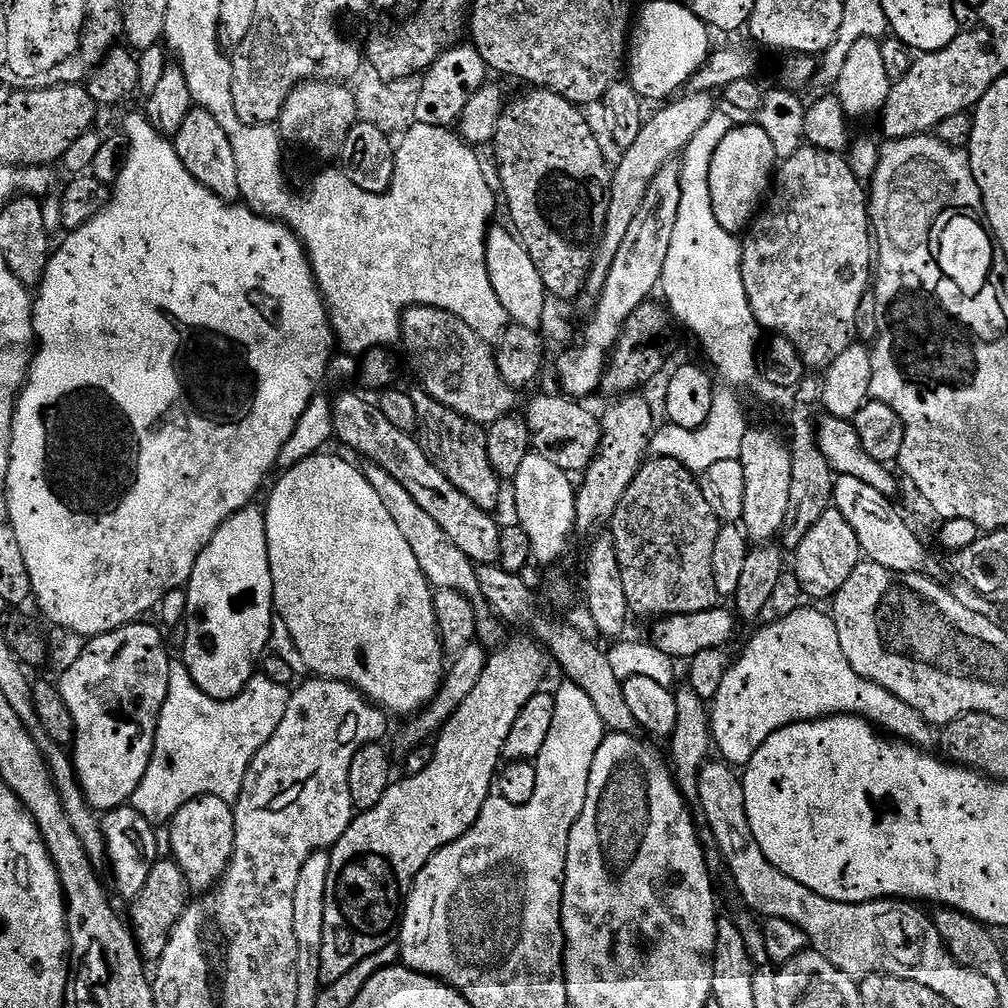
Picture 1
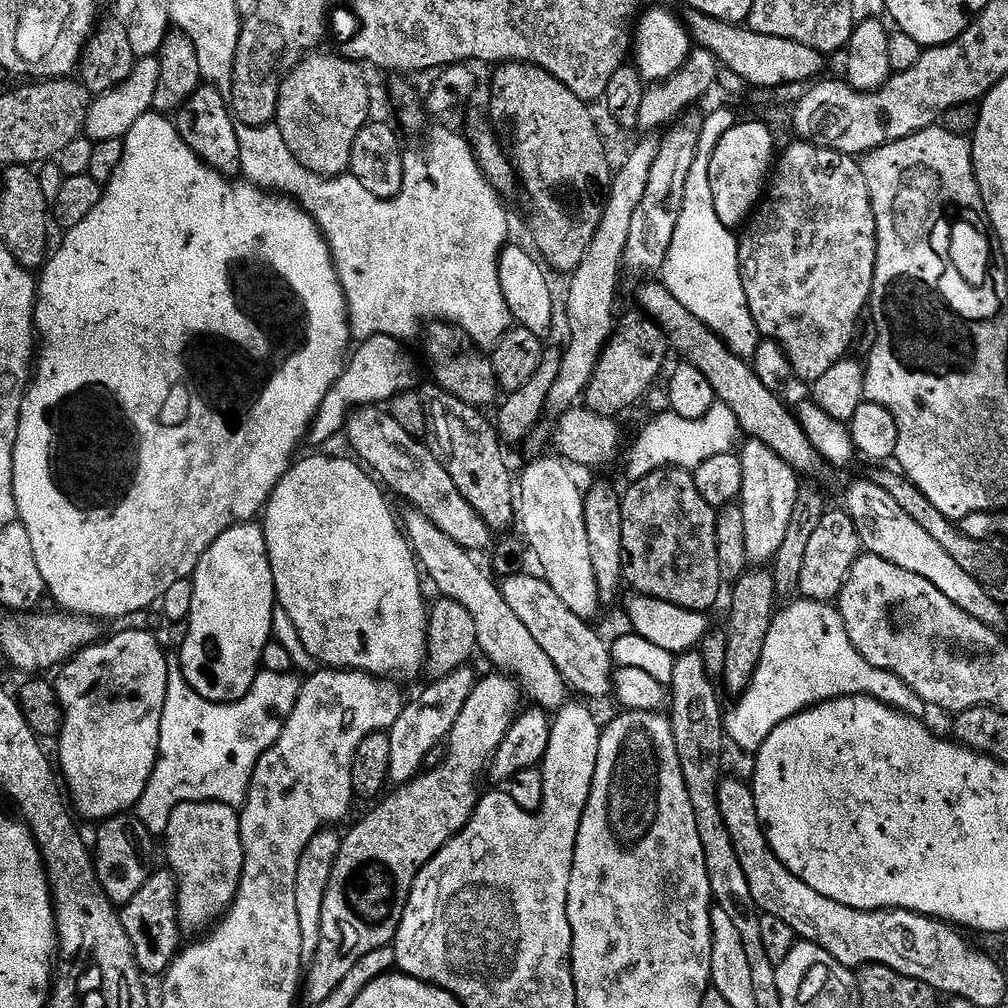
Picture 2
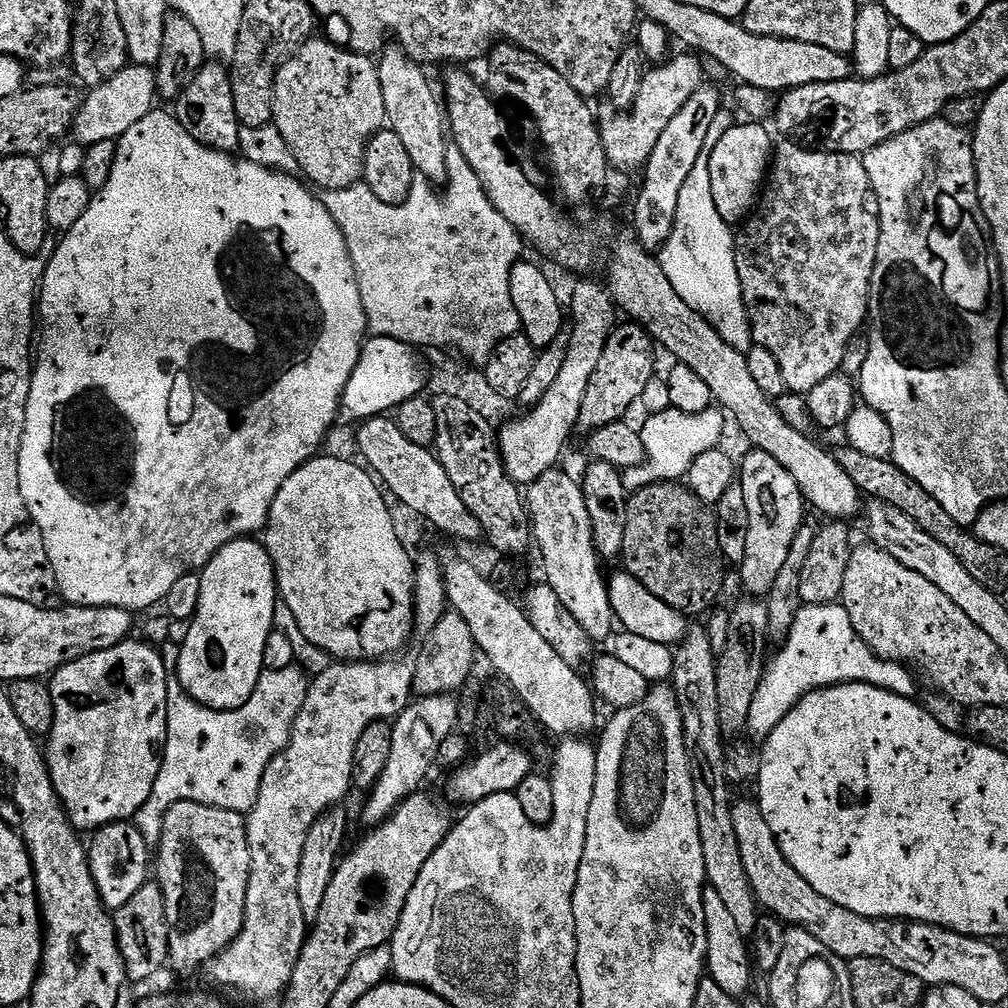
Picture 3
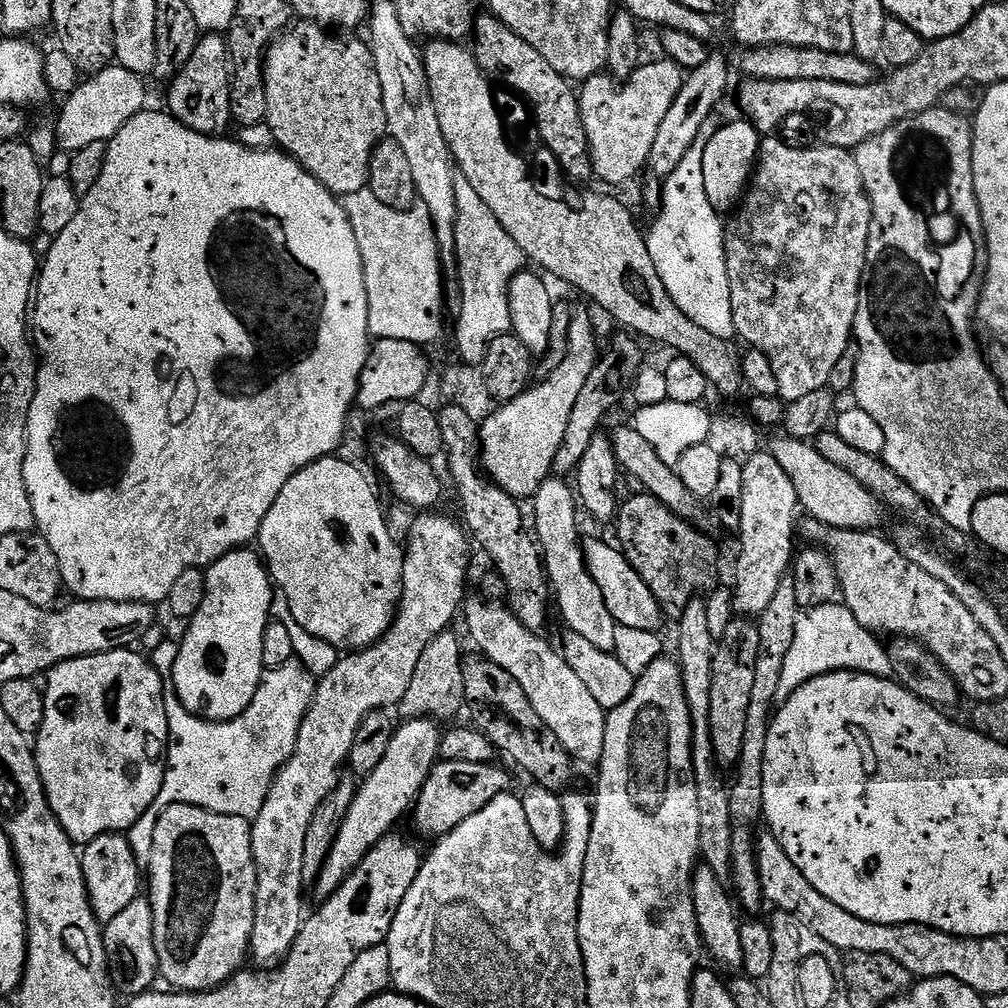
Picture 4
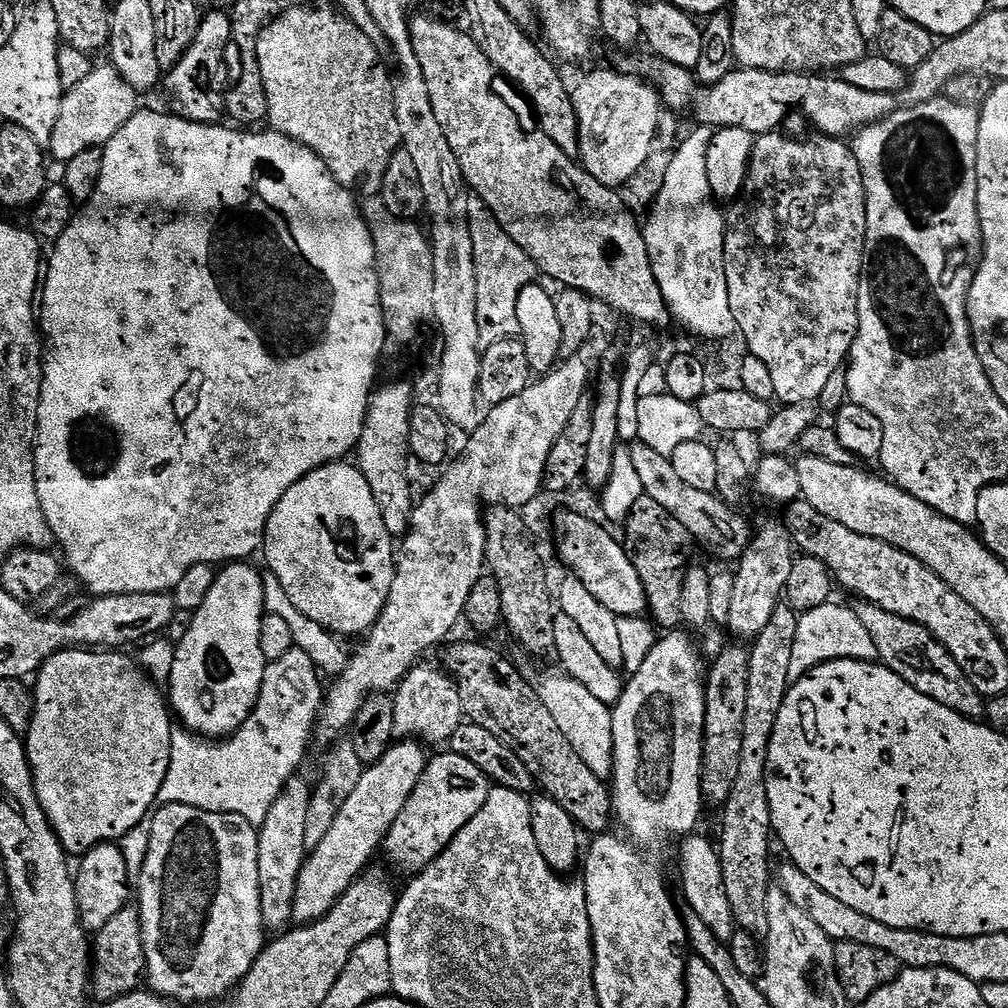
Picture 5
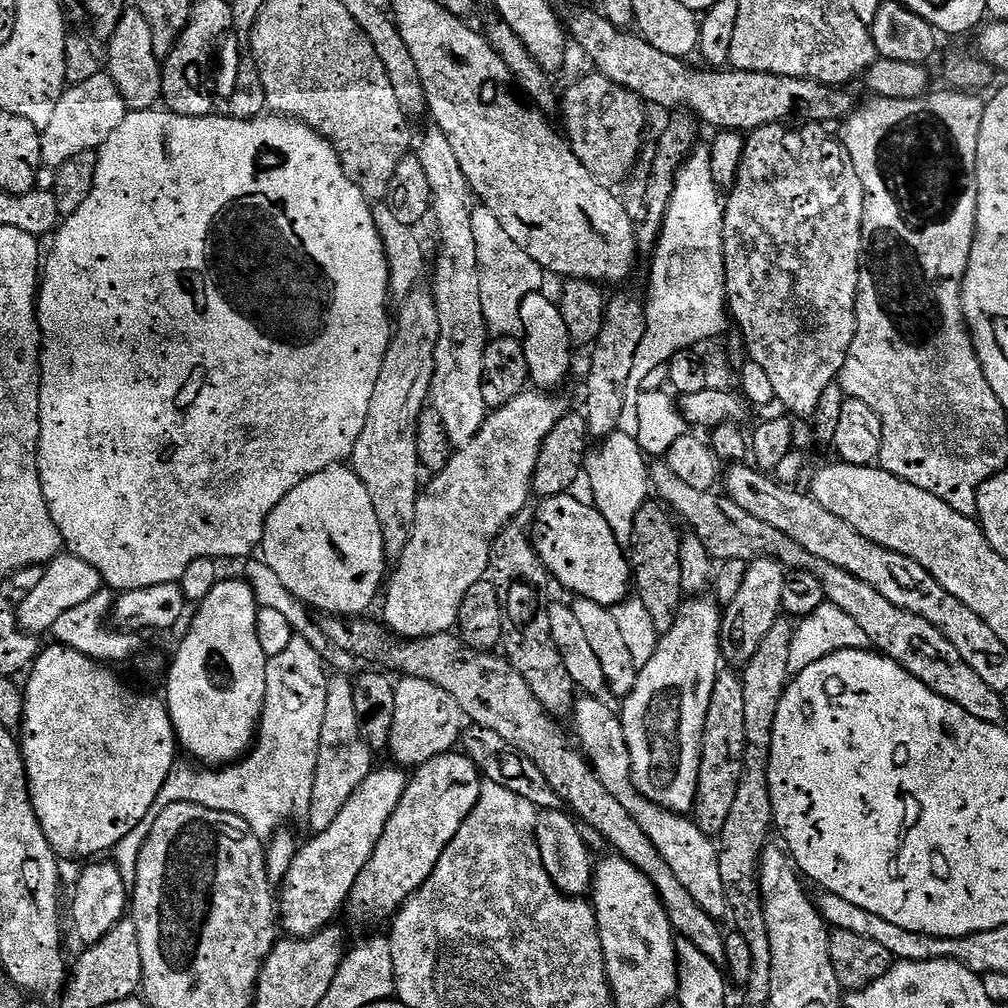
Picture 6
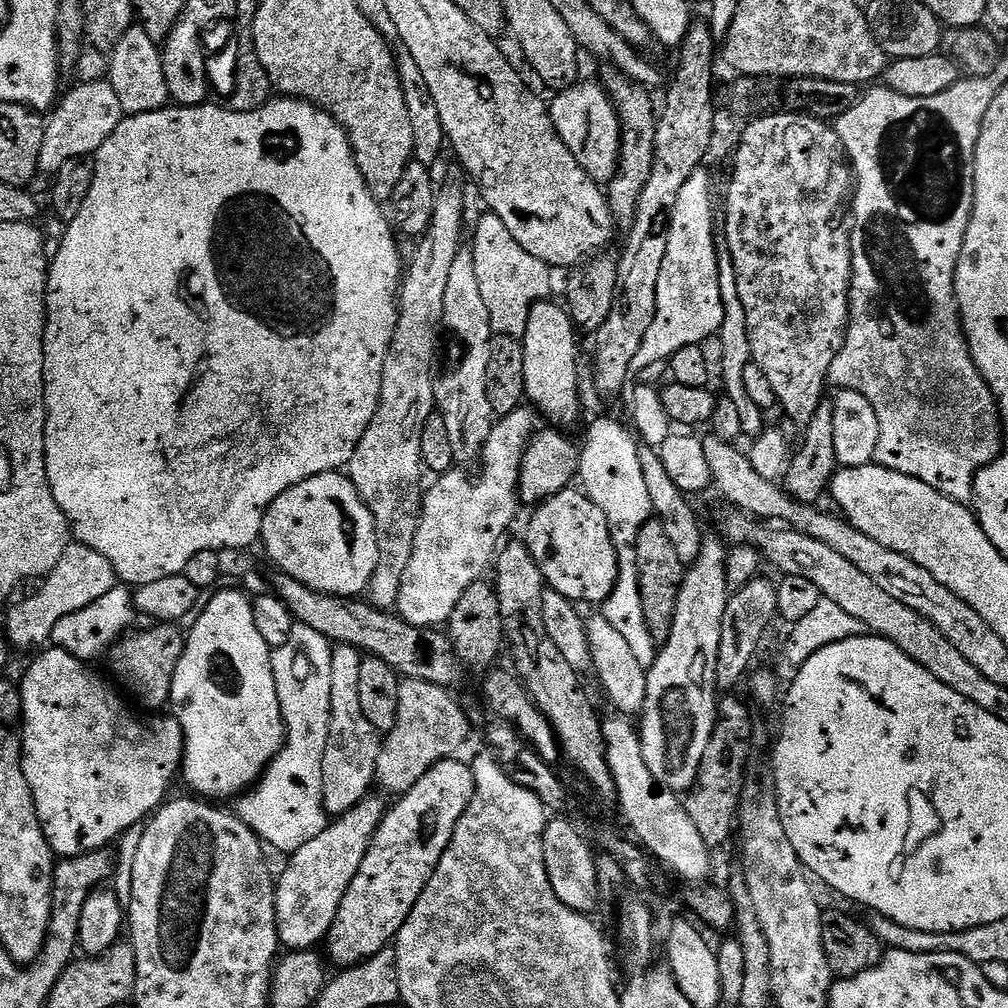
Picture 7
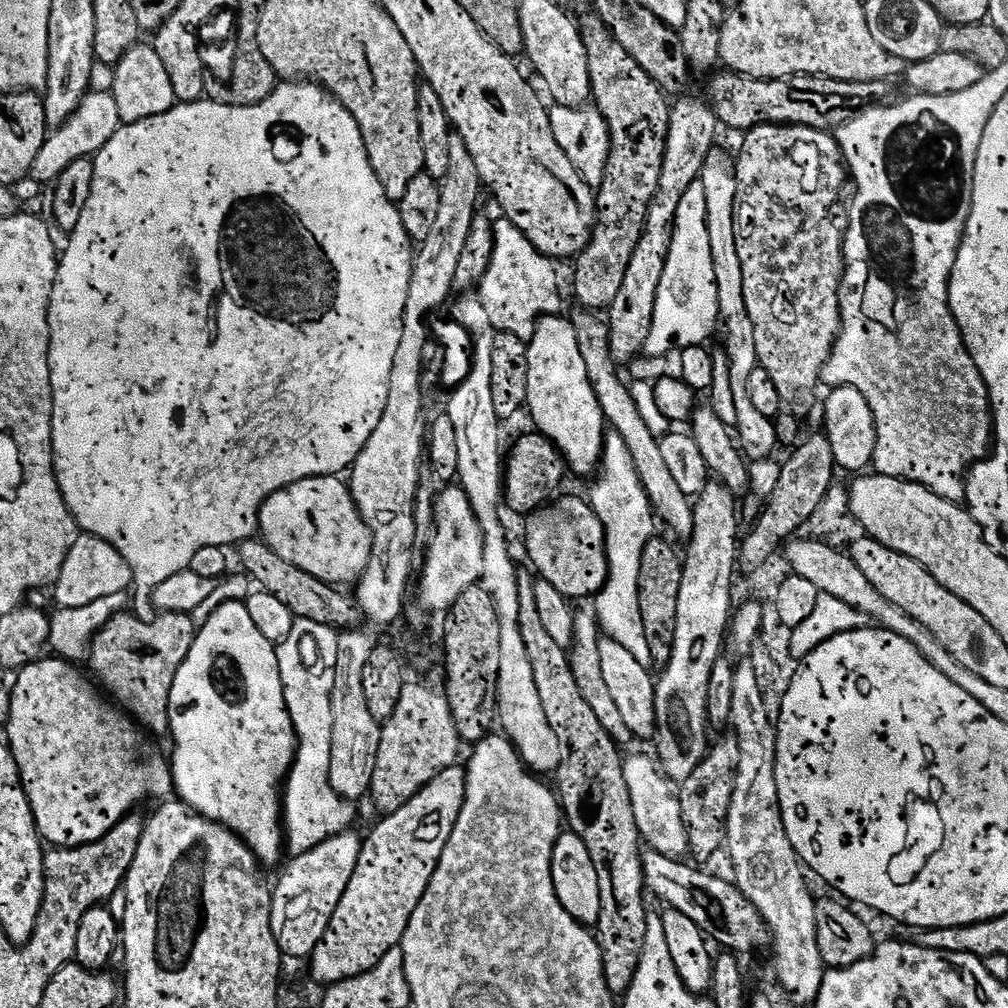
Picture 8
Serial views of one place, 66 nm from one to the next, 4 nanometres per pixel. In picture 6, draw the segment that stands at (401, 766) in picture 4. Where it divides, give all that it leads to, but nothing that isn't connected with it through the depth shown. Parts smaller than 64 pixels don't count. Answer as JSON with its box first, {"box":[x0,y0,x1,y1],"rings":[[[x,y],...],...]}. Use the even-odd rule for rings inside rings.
{"box":[278,766,408,939],"rings":[[[396,766],[392,768],[376,768],[367,776],[366,781],[351,796],[350,801],[343,807],[341,814],[334,820],[329,830],[317,833],[312,840],[297,849],[294,862],[291,863],[287,877],[281,887],[278,910],[280,913],[281,929],[293,939],[308,939],[321,929],[329,927],[335,920],[336,914],[343,911],[348,901],[350,890],[353,889],[354,882],[357,881],[358,874],[366,866],[366,862],[373,856],[373,850],[377,848],[378,839],[382,836],[386,823],[393,816],[397,809],[398,802],[401,801],[402,794],[408,786],[407,773]]]}

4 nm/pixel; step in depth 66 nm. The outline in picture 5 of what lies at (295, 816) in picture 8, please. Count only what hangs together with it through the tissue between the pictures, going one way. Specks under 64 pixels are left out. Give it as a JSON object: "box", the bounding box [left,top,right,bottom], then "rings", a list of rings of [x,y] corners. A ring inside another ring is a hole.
{"box":[157,648,326,826],"rings":[[[292,648],[290,654],[271,661],[264,669],[262,690],[254,710],[235,734],[227,738],[205,738],[189,732],[183,726],[173,727],[170,742],[170,766],[166,770],[166,782],[158,790],[157,805],[181,804],[194,806],[207,812],[238,814],[246,822],[257,826],[266,822],[266,814],[272,804],[284,792],[284,788],[297,775],[308,756],[308,743],[313,743],[316,721],[326,695],[320,689],[321,673],[316,671],[314,662],[300,648]]]}

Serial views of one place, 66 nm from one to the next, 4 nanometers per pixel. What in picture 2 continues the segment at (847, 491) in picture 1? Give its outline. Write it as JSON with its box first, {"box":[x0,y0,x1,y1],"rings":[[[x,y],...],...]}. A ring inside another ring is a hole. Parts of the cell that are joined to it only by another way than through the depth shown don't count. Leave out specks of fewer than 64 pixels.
{"box":[842,479,1005,633],"rings":[[[869,479],[856,480],[845,494],[842,508],[854,522],[865,553],[902,566],[902,570],[910,570],[910,574],[918,574],[918,578],[926,578],[930,586],[938,586],[938,590],[942,590],[954,606],[966,610],[970,618],[996,633],[1004,632],[1005,609],[1002,605],[994,602],[994,598],[990,598],[990,594],[986,594],[986,590],[982,590],[982,586],[978,586],[978,582],[974,582],[974,578],[970,578],[970,574],[966,574],[966,570],[962,570],[962,566],[958,566],[958,562],[954,562],[954,558],[950,558],[950,554],[946,554],[946,550],[942,550],[942,546],[938,546],[938,542],[934,542],[934,538],[930,538],[930,534],[894,502],[894,498],[890,498],[890,494],[886,494],[886,490]]]}

